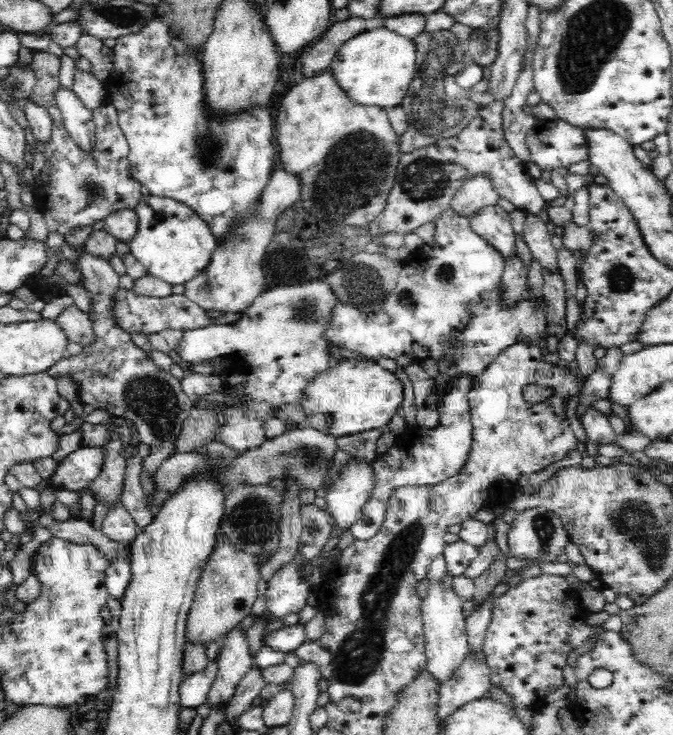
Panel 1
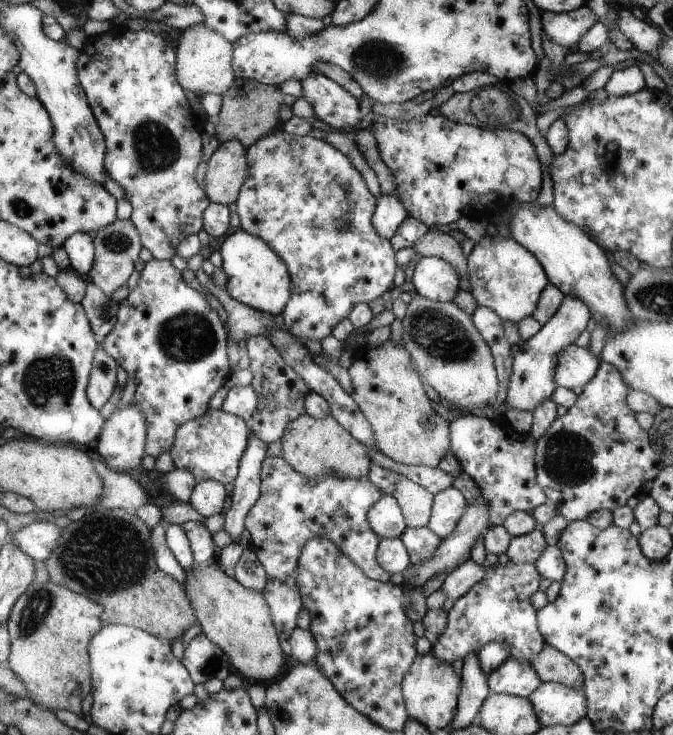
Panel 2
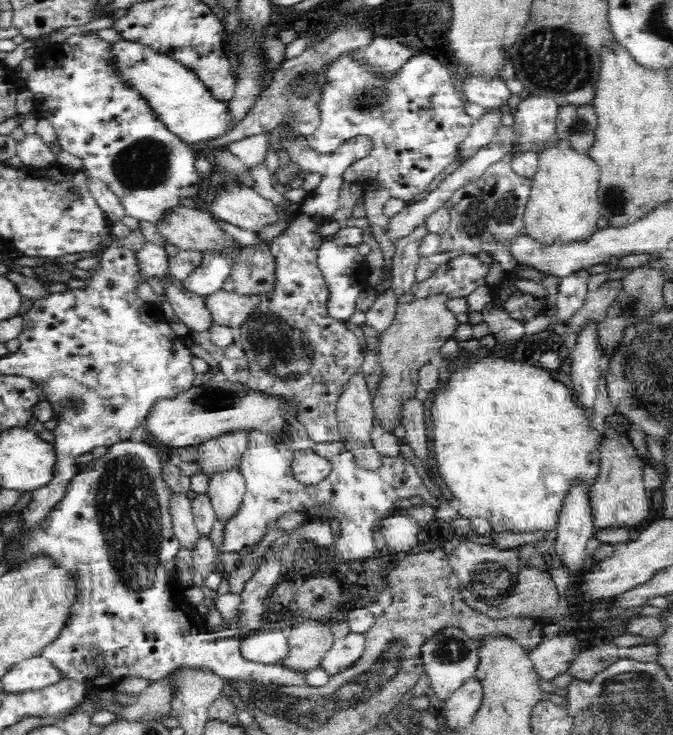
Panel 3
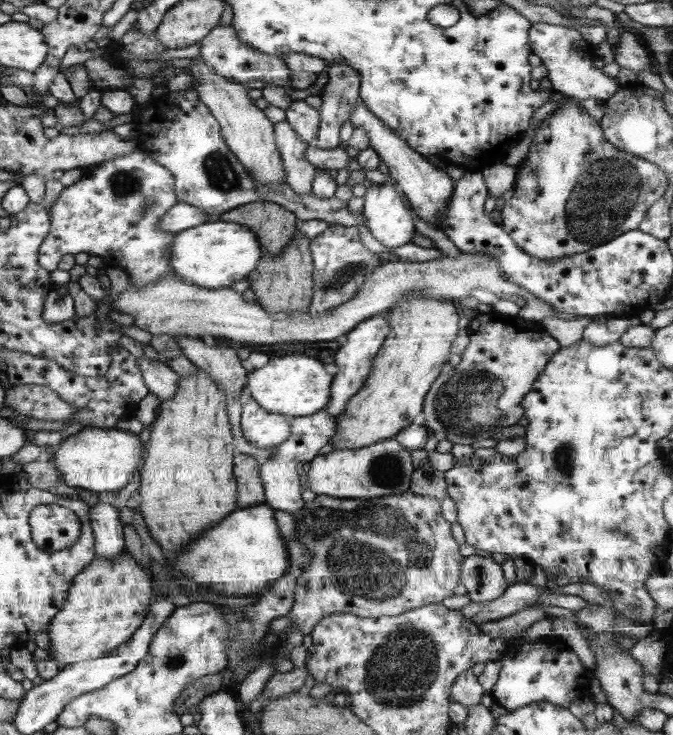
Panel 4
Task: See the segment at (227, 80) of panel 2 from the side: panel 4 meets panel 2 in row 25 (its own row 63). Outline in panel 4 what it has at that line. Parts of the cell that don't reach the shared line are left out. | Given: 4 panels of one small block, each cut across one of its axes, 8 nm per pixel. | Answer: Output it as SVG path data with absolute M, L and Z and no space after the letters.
M201 59L189 70L194 78L192 88L198 91L200 100L218 118L224 140L240 162L246 166L252 180L256 180L260 186L285 182L284 161L275 142L275 125L264 114L264 110L258 108L255 101L248 96L247 85L220 76Z

